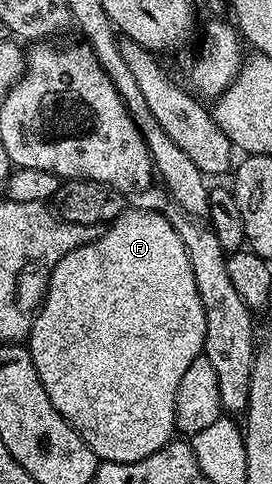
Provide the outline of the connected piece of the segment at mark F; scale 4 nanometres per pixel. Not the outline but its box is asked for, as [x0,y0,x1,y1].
[27,210,205,462]

